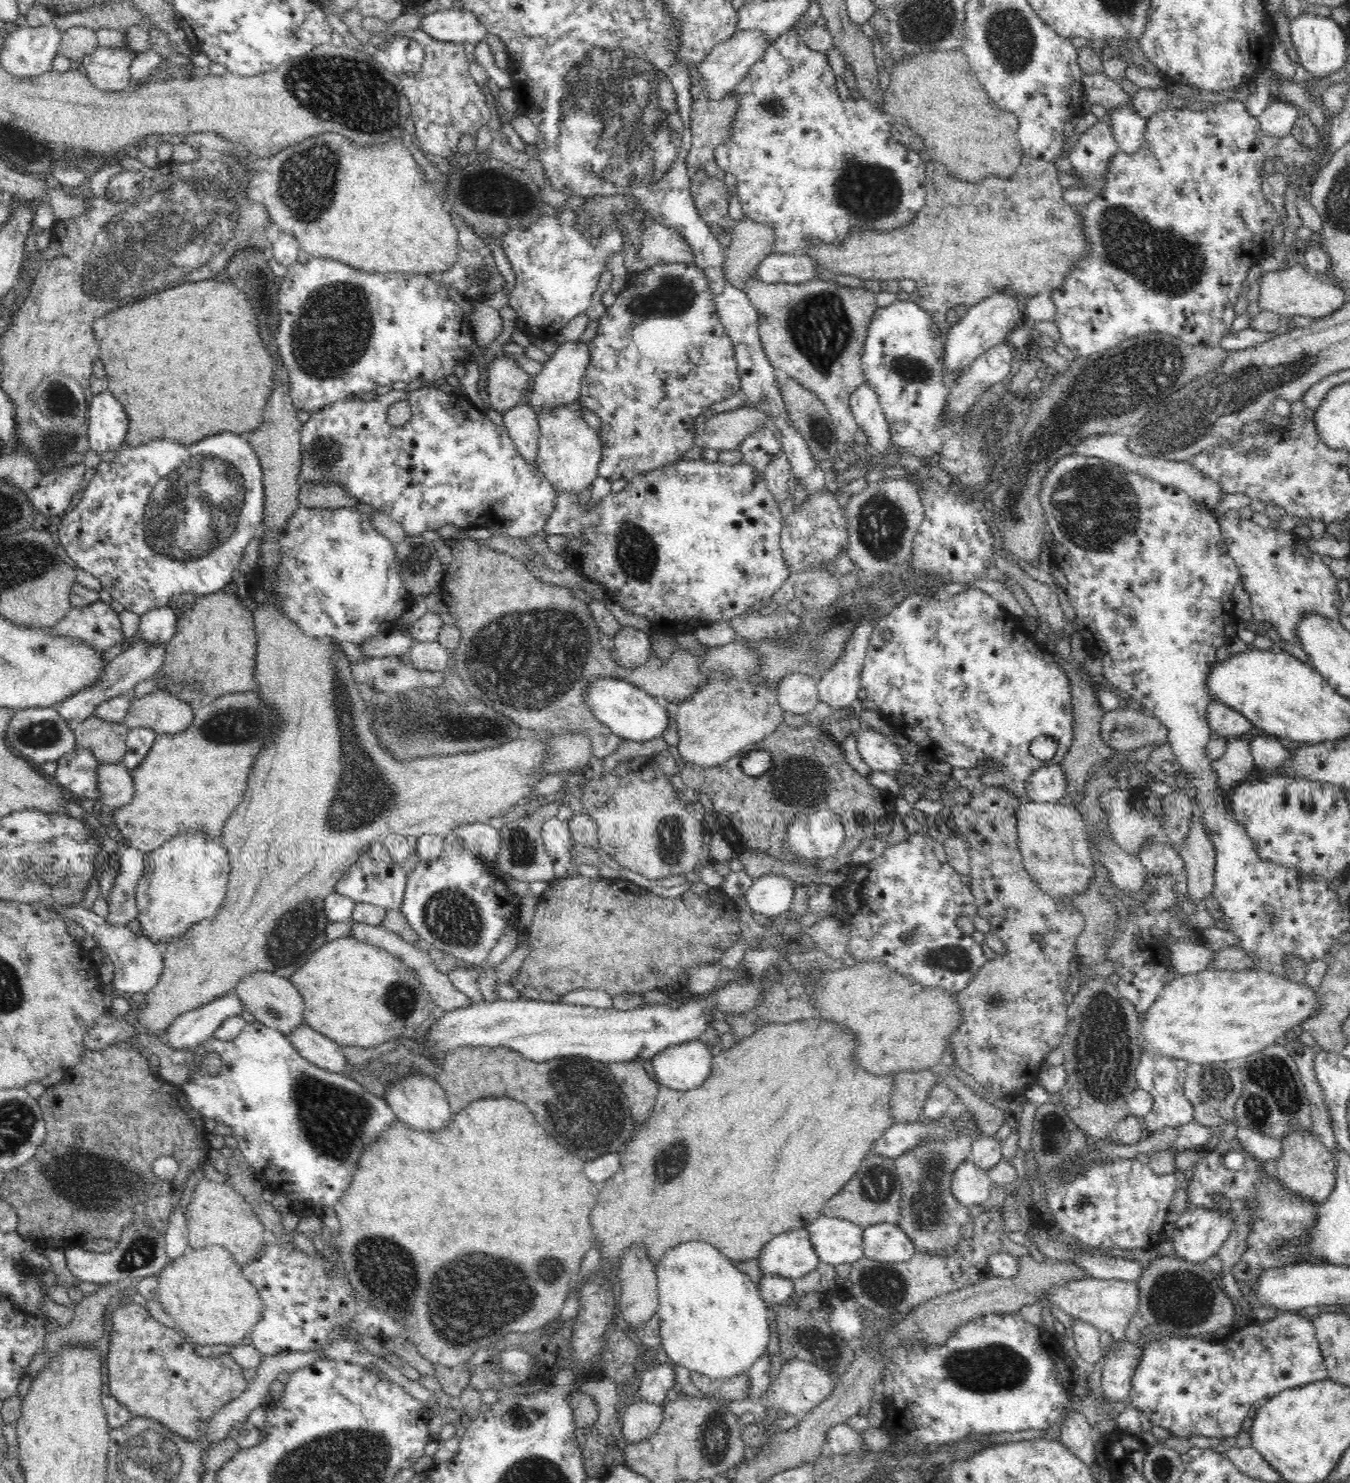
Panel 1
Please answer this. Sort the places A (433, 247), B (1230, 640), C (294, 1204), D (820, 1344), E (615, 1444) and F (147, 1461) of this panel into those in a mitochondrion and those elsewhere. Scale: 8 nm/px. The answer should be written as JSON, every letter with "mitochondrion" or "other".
{"A":"other","B":"other","C":"other","D":"mitochondrion","E":"other","F":"mitochondrion"}

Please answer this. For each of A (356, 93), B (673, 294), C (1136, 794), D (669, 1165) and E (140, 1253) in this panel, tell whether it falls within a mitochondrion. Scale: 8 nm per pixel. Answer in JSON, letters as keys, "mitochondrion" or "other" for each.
{"A":"mitochondrion","B":"mitochondrion","C":"other","D":"mitochondrion","E":"mitochondrion"}

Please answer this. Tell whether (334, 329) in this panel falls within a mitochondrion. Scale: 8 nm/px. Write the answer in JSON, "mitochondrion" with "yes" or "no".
{"mitochondrion":"yes"}

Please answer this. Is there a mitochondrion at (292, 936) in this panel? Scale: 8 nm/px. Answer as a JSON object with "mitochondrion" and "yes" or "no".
{"mitochondrion":"yes"}

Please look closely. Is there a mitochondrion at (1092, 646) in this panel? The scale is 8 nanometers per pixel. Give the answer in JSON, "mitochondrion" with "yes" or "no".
{"mitochondrion":"no"}

